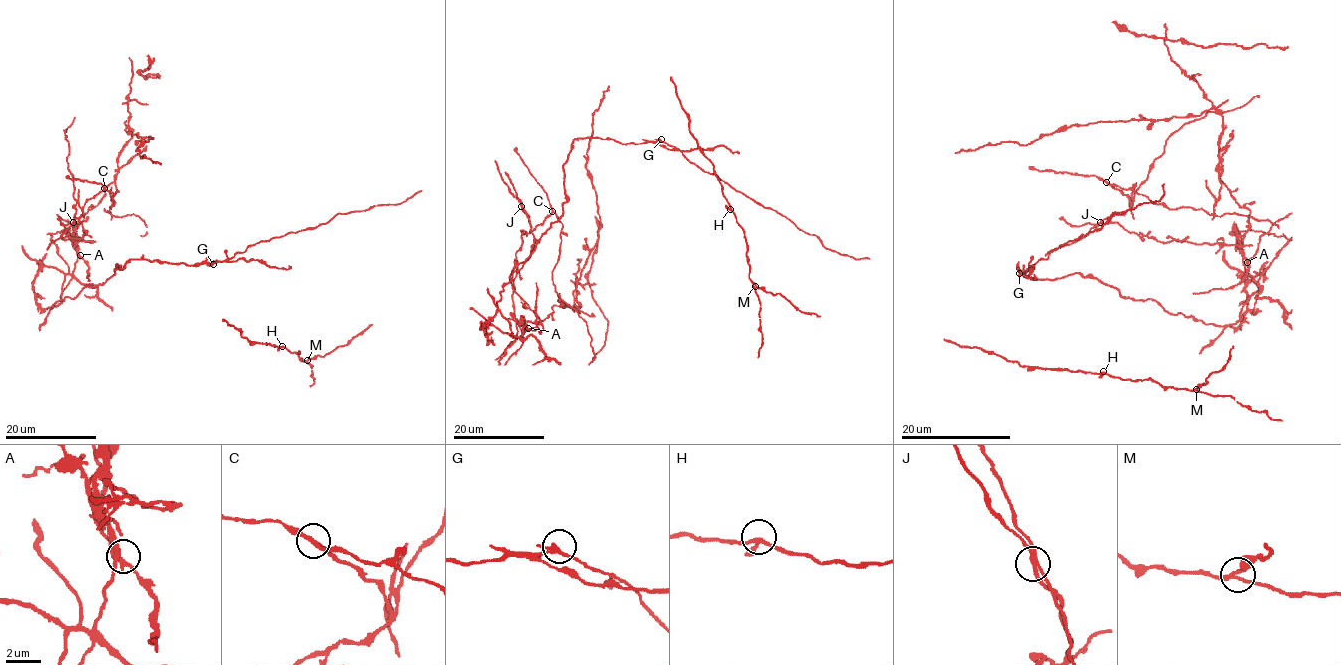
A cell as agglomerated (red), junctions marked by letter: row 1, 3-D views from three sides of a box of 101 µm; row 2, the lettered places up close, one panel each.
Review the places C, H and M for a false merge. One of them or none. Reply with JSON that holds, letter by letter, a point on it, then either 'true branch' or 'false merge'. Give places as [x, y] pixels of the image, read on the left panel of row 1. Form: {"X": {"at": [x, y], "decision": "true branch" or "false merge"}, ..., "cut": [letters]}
{"C": {"at": [104, 188], "decision": "false merge"}, "H": {"at": [282, 346], "decision": "true branch"}, "M": {"at": [307, 360], "decision": "true branch"}, "cut": ["C"]}

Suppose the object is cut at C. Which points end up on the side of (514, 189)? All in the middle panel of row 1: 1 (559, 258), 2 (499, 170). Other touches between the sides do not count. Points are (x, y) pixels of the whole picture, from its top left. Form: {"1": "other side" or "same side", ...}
{"1": "other side", "2": "same side"}

